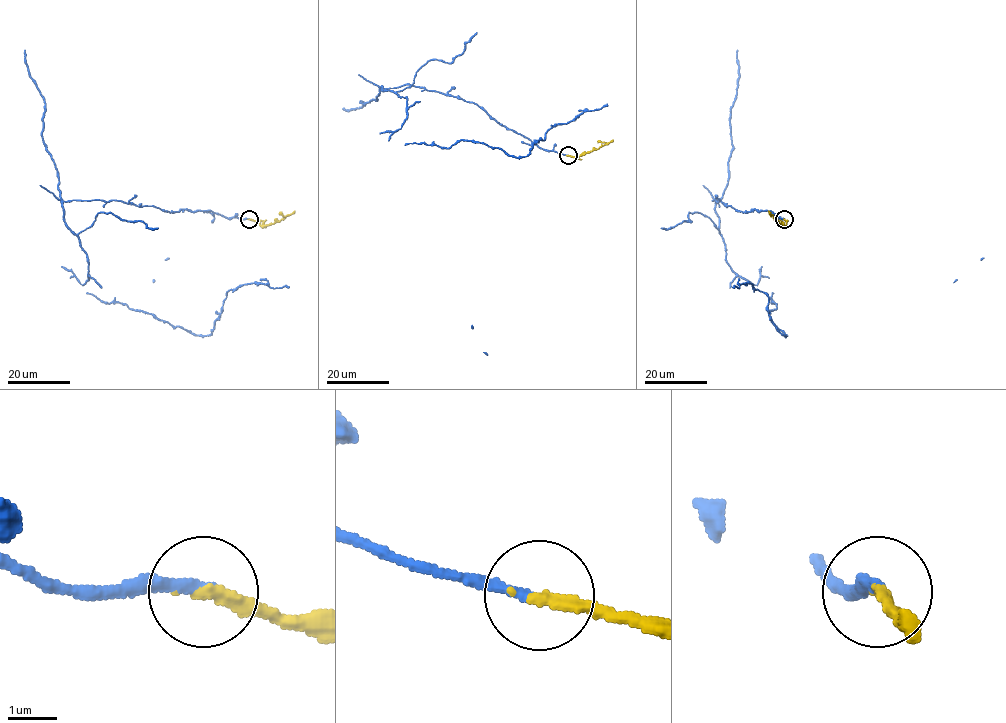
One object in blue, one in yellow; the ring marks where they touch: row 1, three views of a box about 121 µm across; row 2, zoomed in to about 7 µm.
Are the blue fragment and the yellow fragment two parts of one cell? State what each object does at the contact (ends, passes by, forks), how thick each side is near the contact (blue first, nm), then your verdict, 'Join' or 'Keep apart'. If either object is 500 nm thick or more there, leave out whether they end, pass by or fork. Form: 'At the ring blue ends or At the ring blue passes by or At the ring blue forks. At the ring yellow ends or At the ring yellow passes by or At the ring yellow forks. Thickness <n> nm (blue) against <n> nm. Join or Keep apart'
At the ring blue ends. At the ring yellow ends. Thickness 220 nm (blue) against 280 nm. Join

